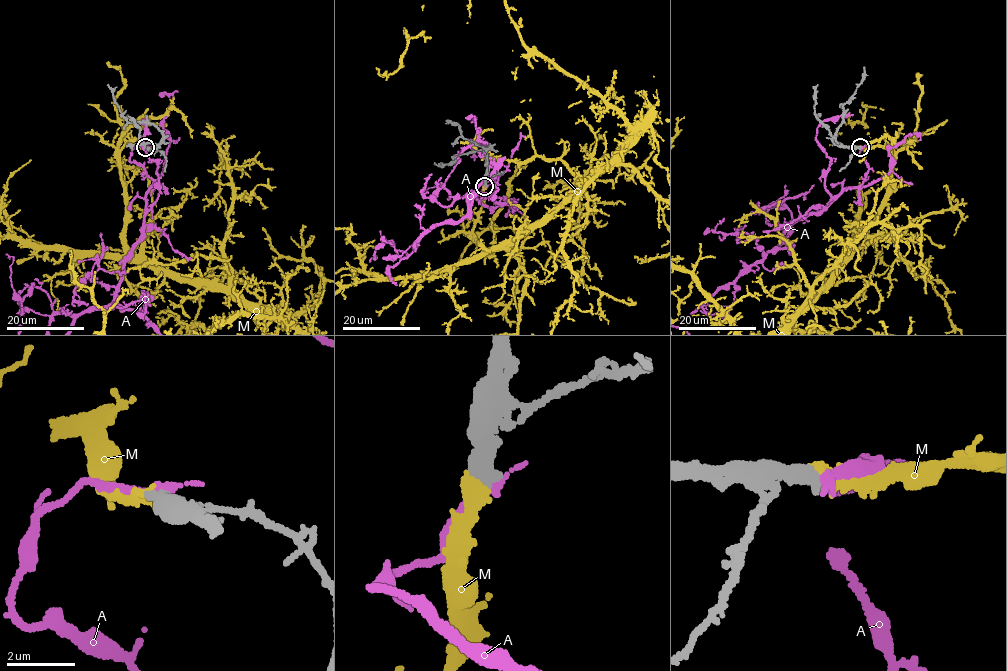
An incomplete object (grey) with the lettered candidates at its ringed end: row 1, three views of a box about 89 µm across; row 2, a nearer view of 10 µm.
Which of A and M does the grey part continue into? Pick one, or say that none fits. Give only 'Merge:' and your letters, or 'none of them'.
Merge: M

